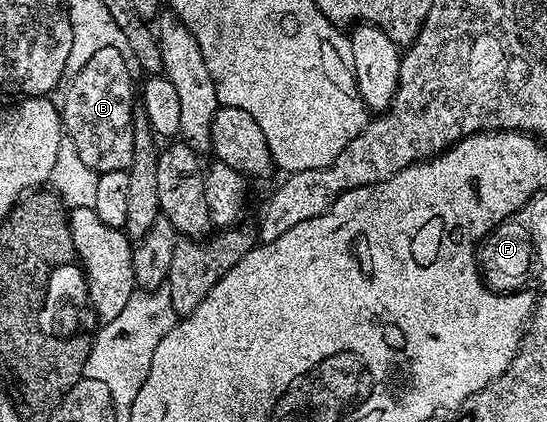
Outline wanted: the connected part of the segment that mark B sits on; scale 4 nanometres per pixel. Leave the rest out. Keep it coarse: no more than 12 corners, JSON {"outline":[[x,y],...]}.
{"outline":[[107,46],[69,77],[64,128],[99,174],[129,170],[136,80]]}

